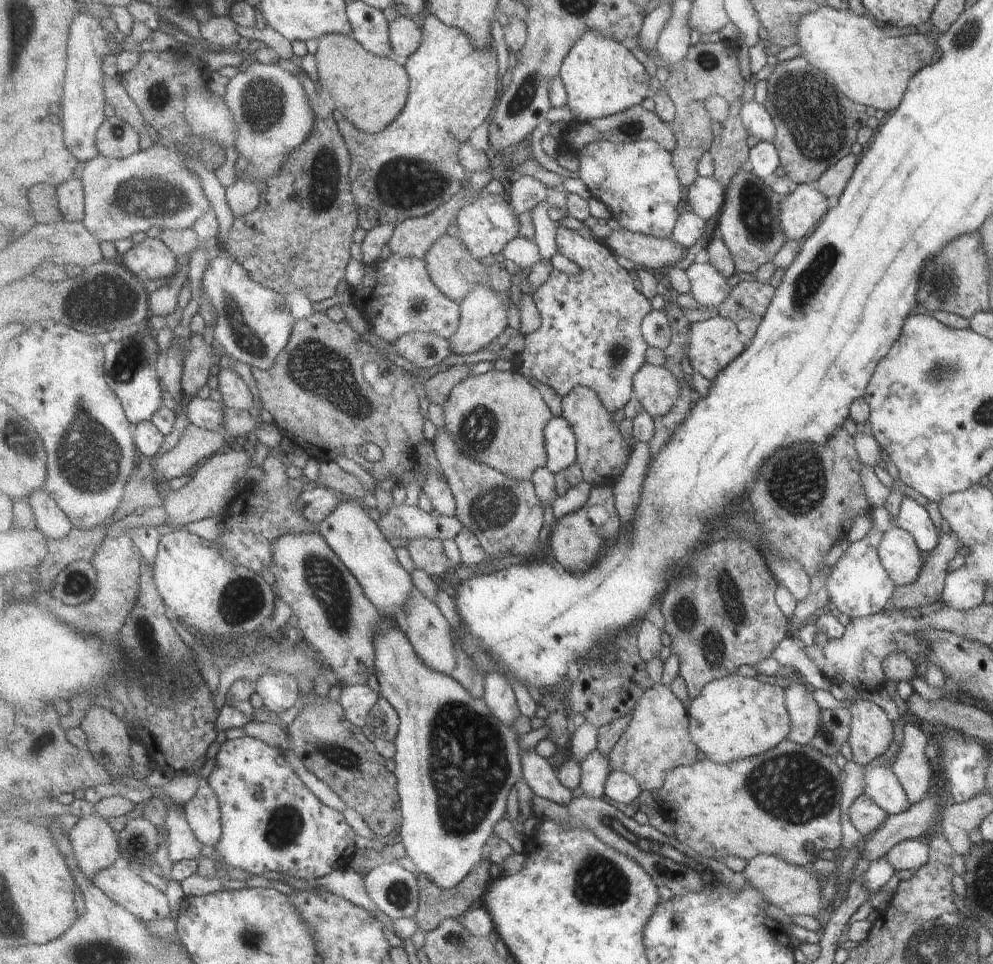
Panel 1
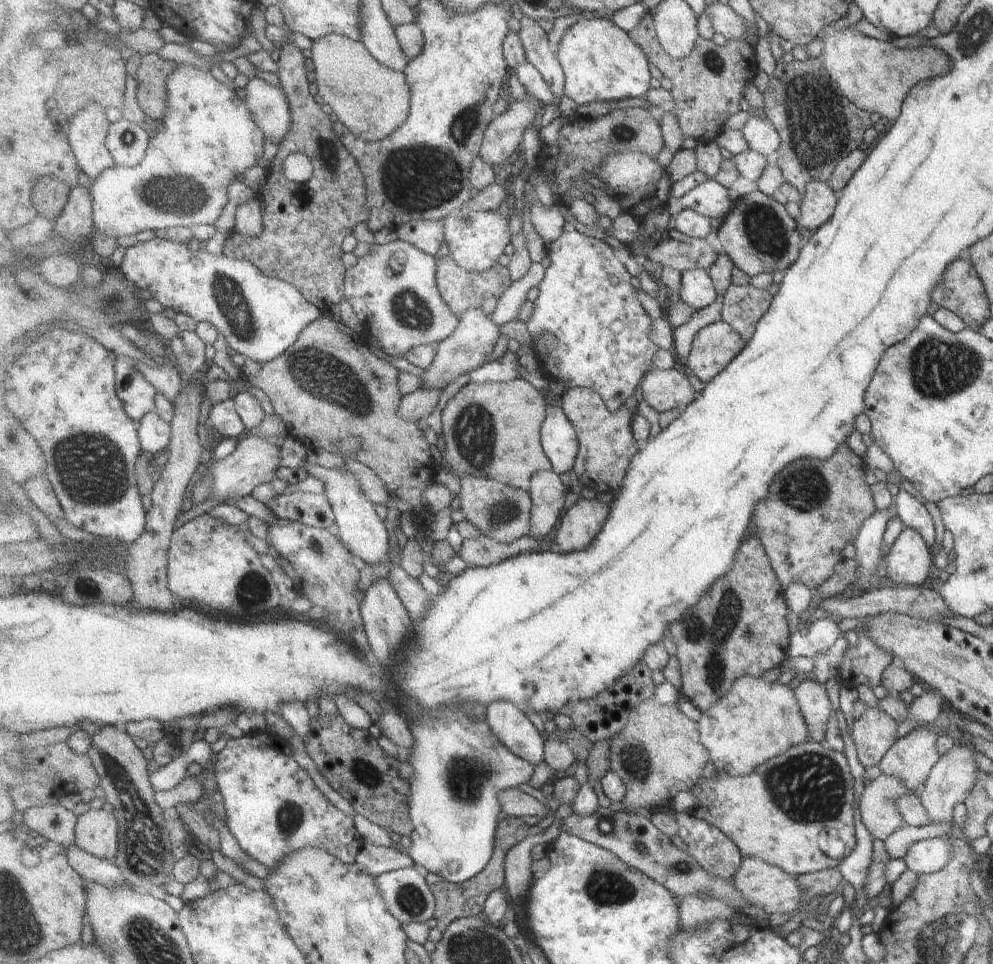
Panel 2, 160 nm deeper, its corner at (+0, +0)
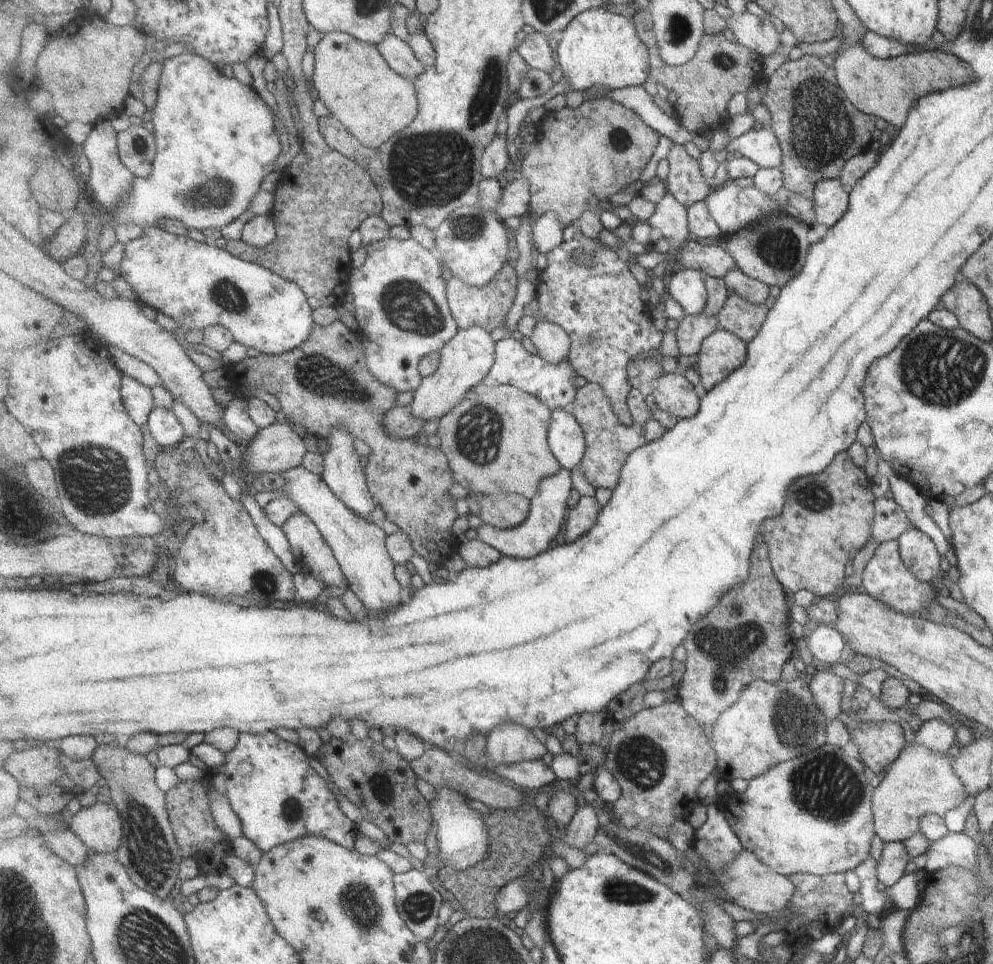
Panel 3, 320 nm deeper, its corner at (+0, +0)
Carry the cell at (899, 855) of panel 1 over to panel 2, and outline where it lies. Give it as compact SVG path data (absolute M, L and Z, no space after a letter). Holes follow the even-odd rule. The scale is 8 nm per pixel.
M948 836L927 838L913 842L901 857L905 866L916 875L930 874L941 870L951 856Z

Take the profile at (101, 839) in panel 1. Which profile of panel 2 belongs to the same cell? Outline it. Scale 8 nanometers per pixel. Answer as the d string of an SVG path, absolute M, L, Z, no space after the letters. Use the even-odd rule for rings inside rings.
M93 809L78 816L76 843L93 856L115 861L120 850L120 823L115 813L107 809Z

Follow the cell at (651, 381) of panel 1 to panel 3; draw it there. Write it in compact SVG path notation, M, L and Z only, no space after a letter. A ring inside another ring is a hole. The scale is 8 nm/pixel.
M667 373L657 377L658 382L652 394L661 410L680 419L692 419L699 414L701 399L694 384L685 374Z

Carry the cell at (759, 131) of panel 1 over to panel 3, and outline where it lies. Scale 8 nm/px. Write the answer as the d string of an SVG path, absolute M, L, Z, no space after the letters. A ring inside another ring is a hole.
M761 128L749 130L734 139L728 146L729 152L737 150L743 157L756 162L761 169L779 169L781 164L779 139L774 131Z

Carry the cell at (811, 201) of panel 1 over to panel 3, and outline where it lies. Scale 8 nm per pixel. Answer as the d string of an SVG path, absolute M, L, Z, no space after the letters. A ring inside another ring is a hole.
M825 179L814 186L812 201L815 222L830 229L845 214L848 193L837 179Z

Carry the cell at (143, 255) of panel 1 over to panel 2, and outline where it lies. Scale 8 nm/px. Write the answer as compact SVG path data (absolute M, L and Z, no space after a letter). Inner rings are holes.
M155 236L148 241L138 241L126 249L118 269L136 289L148 290L152 300L159 301L164 308L191 316L197 324L201 321L213 323L224 335L227 345L246 359L259 364L269 364L298 341L300 334L318 318L324 316L322 308L307 301L299 290L277 278L263 274L254 263L245 259L227 256L213 256L203 250L193 253L186 244L179 244Z

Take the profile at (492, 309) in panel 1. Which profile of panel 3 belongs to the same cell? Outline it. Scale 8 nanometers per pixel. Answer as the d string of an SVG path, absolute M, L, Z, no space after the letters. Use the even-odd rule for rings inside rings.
M473 325L460 329L441 353L442 363L438 372L424 378L421 386L414 392L415 396L410 407L413 416L421 421L439 420L448 415L463 402L474 386L484 382L496 361L496 342L485 327Z

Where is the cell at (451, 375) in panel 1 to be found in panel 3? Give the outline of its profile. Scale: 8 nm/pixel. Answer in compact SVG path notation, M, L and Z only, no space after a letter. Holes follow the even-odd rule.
M395 407L383 419L383 428L389 438L396 441L406 441L417 437L423 431L423 424L413 416L412 408Z

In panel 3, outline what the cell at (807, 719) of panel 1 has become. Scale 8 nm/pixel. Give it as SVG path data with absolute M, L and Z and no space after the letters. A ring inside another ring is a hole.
M827 668L809 671L809 674L811 675L810 693L814 697L814 702L822 711L822 716L832 721L840 713L839 700L843 681Z

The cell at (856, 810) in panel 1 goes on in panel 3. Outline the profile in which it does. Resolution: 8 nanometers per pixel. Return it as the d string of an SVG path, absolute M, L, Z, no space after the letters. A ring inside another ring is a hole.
M913 743L899 751L870 798L873 828L883 843L903 842L920 831L918 820L925 813L942 817L946 810L961 806L967 800L968 792L955 774L953 765L954 758L948 750L937 752L924 744Z

